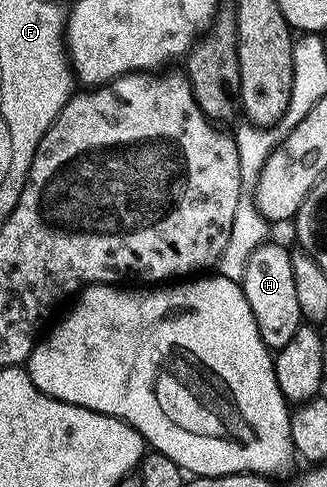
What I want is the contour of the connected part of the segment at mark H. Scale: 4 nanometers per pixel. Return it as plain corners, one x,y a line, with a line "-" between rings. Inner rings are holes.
272,242
259,245
250,254
240,283
242,293
248,300
249,309
256,318
261,340
271,350
284,347
302,323
302,311
297,301
289,249

